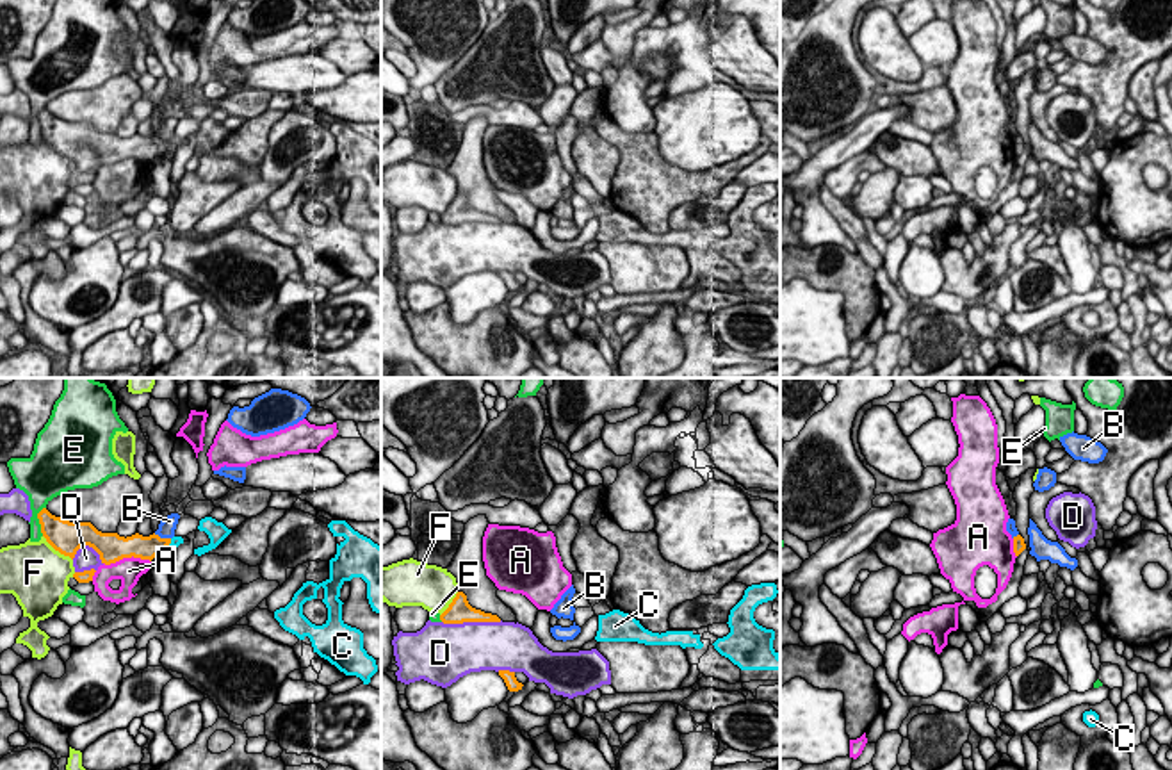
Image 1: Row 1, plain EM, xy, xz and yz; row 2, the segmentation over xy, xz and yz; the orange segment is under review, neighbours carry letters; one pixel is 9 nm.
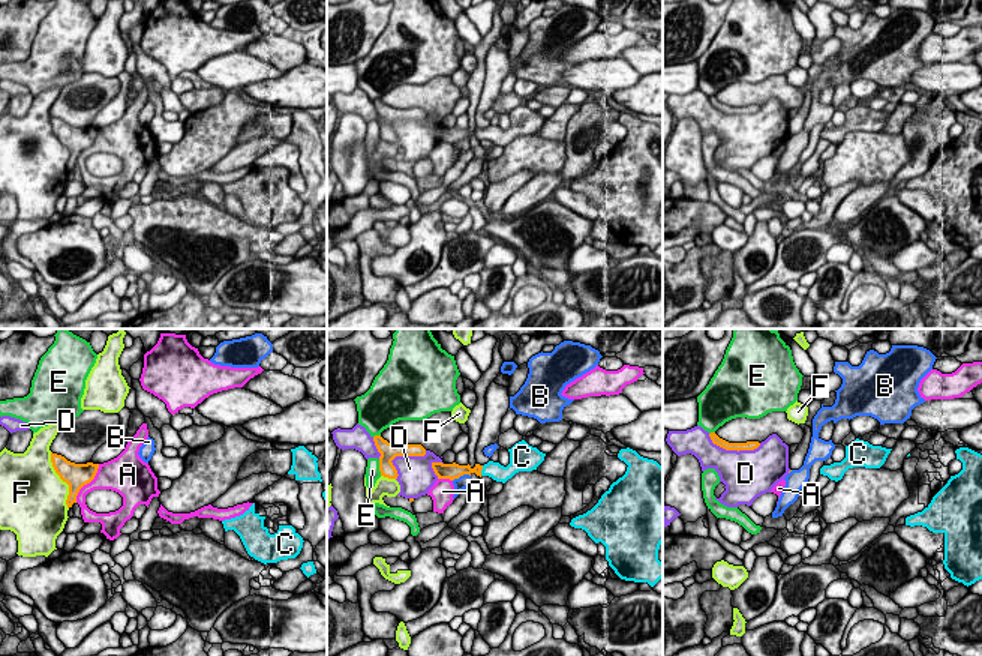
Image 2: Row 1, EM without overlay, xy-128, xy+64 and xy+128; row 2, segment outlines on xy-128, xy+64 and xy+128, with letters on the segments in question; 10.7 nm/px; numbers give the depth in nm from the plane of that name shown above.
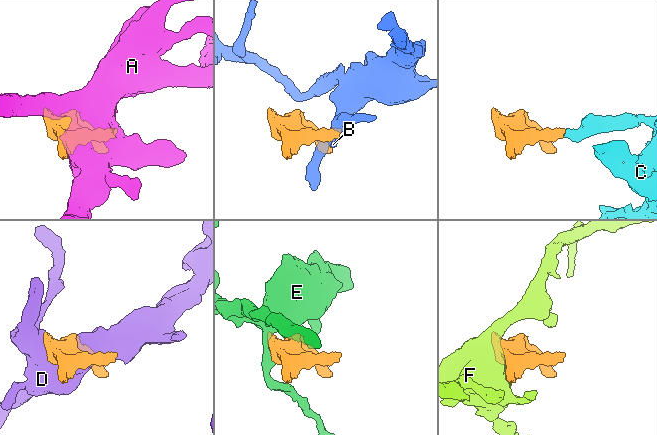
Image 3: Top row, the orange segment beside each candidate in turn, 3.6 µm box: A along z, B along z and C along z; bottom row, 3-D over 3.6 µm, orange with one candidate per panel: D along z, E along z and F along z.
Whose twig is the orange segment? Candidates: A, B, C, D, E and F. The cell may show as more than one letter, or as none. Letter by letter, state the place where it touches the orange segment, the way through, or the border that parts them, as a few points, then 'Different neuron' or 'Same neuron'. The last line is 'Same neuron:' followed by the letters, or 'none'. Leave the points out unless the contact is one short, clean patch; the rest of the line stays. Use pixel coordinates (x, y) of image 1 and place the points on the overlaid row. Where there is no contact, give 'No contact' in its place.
A: Touches orange at xy (127, 557). Different neuron
B: Touches orange at xy (162, 539). Boundary: xy (154, 533), (170, 539). Different neuron
C: Touches orange at xy (170, 542). Path across: xy (146, 548), (170, 542), (175, 540). Same neuron
D: Touches orange at xz (471, 621). Different neuron
E: Touches orange at xy (40, 521). Different neuron
F: Touches orange at xy (57, 549). Different neuron
Same neuron: C

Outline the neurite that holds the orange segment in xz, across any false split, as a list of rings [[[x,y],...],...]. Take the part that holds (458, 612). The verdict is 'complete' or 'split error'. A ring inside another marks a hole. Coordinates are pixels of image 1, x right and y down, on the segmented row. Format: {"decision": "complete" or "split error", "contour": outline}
{"decision": "complete", "contour": [[[458,592],[449,608],[440,615],[444,624],[463,624],[463,622],[501,622],[497,615],[484,613],[468,604],[467,595]]]}

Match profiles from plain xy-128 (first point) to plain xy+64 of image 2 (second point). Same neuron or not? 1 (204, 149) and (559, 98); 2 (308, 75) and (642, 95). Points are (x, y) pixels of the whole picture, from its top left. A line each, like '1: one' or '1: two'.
1: two
2: one

